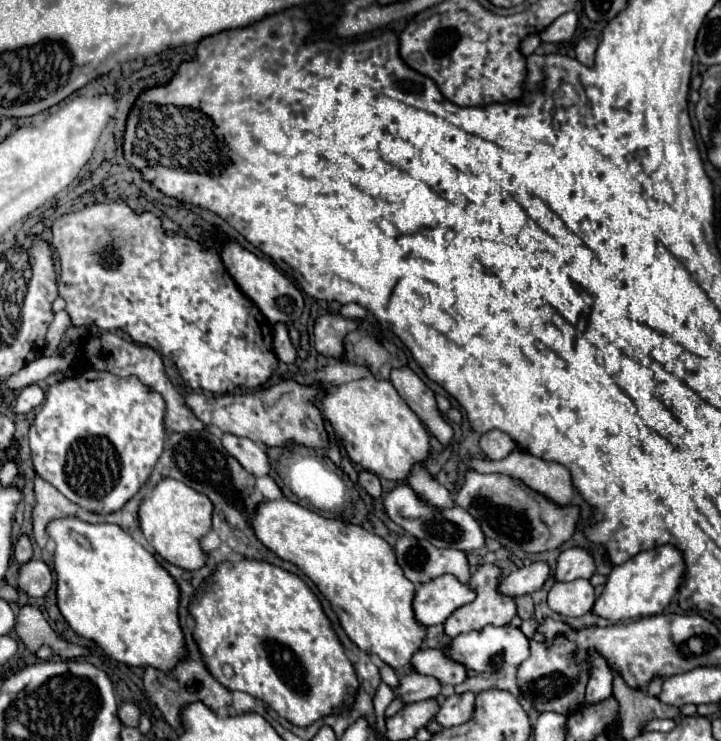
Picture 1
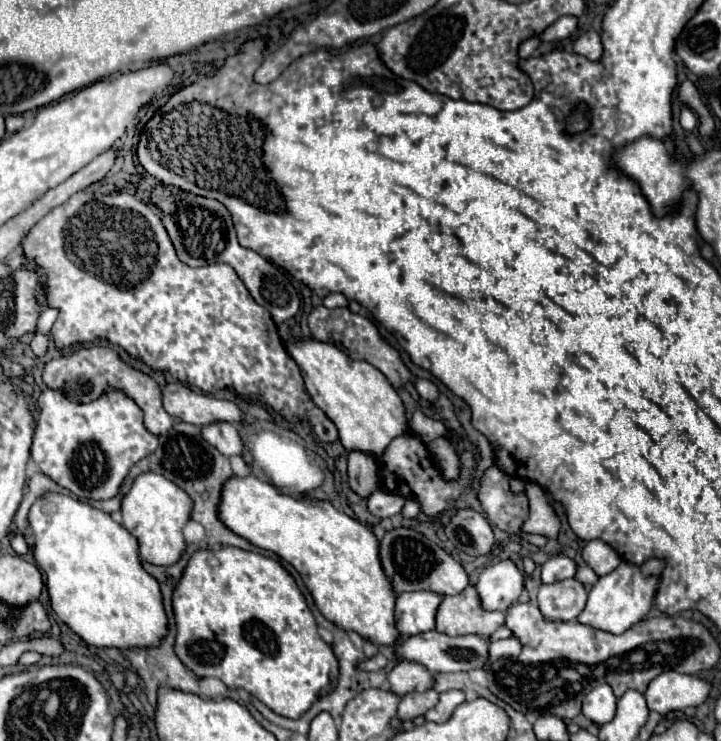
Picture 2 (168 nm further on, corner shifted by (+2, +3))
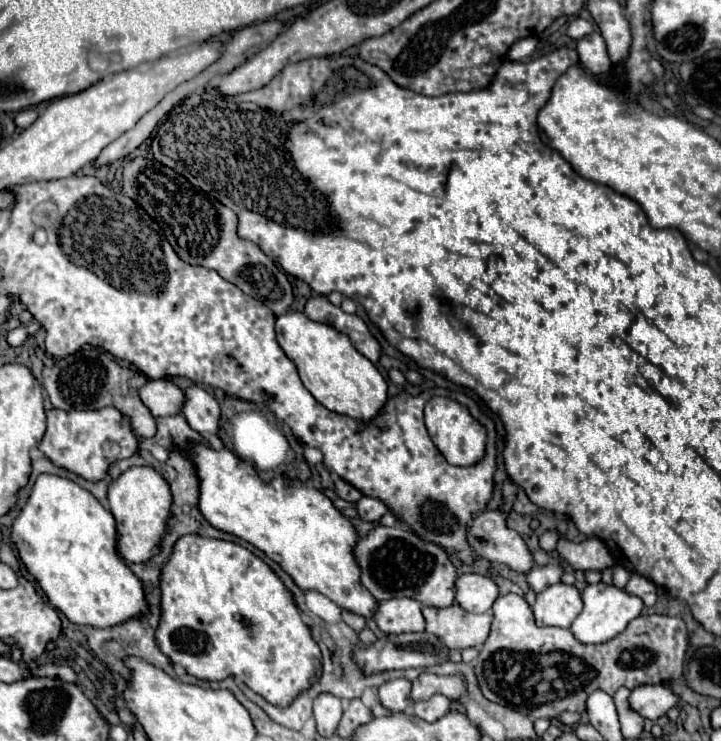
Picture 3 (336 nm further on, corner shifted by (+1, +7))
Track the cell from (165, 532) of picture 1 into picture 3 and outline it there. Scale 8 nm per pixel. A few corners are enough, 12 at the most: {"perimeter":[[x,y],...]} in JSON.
{"perimeter":[[147,466],[109,484],[119,556],[159,550],[171,490]]}

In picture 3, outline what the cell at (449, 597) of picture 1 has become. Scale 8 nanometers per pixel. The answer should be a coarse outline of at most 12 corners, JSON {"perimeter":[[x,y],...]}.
{"perimeter":[[379,602],[373,618],[385,634],[423,632],[421,602]]}

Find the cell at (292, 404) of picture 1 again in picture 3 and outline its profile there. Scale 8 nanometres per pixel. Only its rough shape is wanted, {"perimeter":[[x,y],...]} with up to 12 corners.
{"perimeter":[[147,380],[139,398],[159,418],[179,412],[171,380]]}

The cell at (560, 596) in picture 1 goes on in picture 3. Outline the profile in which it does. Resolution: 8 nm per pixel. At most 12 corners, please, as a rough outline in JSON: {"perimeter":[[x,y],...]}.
{"perimeter":[[563,582],[537,596],[539,626],[569,628],[583,608],[575,586]]}

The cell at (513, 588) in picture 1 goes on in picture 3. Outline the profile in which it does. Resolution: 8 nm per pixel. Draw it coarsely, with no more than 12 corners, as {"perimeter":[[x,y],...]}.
{"perimeter":[[461,574],[455,602],[467,612],[489,612],[497,584],[479,574]]}

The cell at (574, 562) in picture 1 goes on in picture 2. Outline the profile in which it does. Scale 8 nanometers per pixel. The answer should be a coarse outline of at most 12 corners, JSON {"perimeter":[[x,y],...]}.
{"perimeter":[[564,554],[542,564],[542,582],[574,578],[578,564]]}

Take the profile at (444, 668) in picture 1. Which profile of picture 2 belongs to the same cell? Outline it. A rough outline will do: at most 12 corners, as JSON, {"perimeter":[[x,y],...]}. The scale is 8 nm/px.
{"perimeter":[[400,660],[388,674],[398,696],[434,688],[434,672]]}

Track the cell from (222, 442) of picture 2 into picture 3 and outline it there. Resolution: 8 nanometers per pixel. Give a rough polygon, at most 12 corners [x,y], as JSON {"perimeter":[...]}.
{"perimeter":[[199,386],[183,390],[181,414],[197,432],[217,434],[219,402]]}

